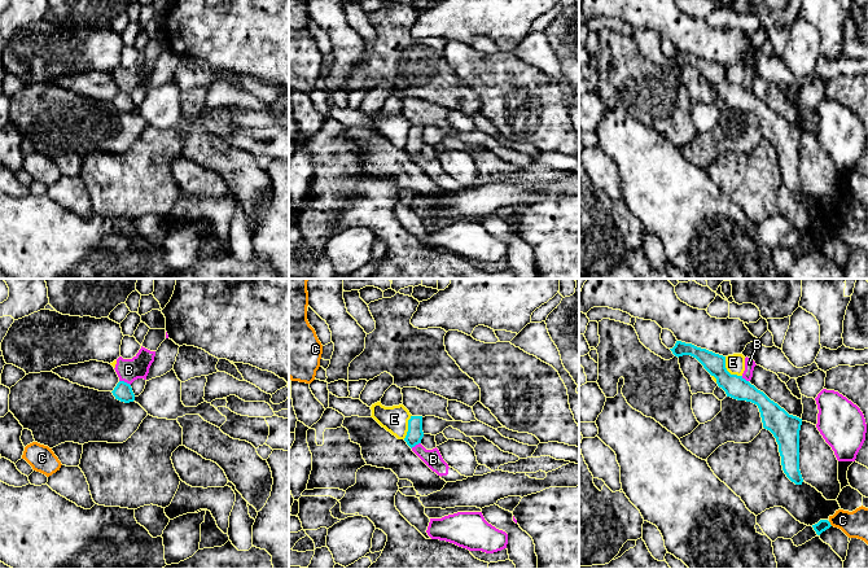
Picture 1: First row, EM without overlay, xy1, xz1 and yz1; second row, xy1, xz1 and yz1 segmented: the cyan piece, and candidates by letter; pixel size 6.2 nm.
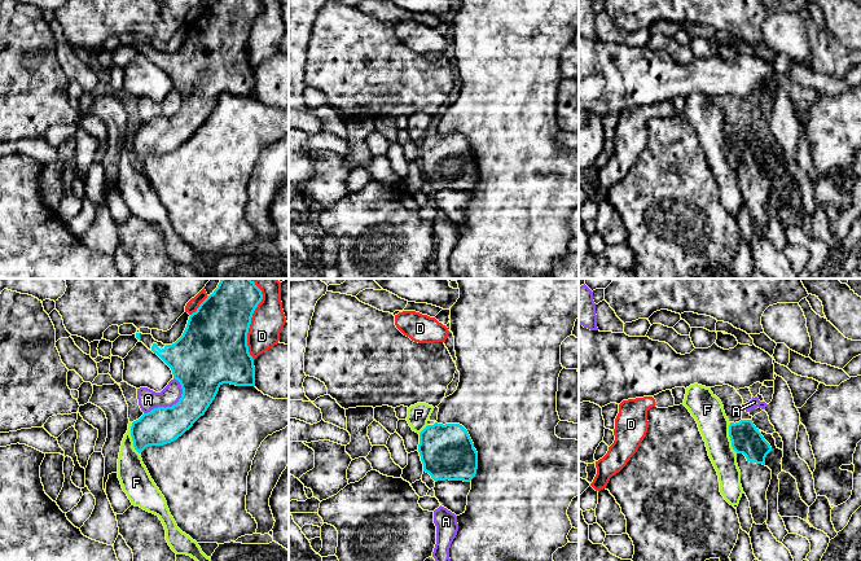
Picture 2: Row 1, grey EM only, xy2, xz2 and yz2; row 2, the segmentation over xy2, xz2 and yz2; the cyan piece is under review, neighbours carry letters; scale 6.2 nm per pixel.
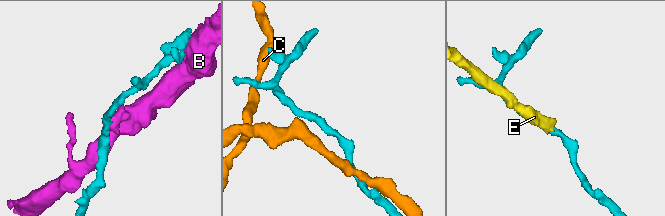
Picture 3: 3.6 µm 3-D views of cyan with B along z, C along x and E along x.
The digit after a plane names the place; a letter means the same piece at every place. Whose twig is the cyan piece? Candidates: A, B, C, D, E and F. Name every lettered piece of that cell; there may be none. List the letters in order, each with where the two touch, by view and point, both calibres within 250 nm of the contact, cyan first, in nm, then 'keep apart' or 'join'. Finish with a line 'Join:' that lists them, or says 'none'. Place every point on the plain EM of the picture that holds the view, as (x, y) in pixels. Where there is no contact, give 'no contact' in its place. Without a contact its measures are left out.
A: contact xy2 (170, 117); calibres 240 and 130 nm; keep apart
B: contact xy1 (123, 91); calibres 110 and 140 nm; keep apart
C: contact yz1 (829, 233); calibres 70 and 160 nm; keep apart
D: contact xy2 (249, 35); calibres 420 and 200 nm; keep apart
E: contact yz1 (727, 81); calibres 140 and 120 nm; keep apart
F: contact xy2 (132, 148); calibres 220 and 190 nm; keep apart
Join: none

